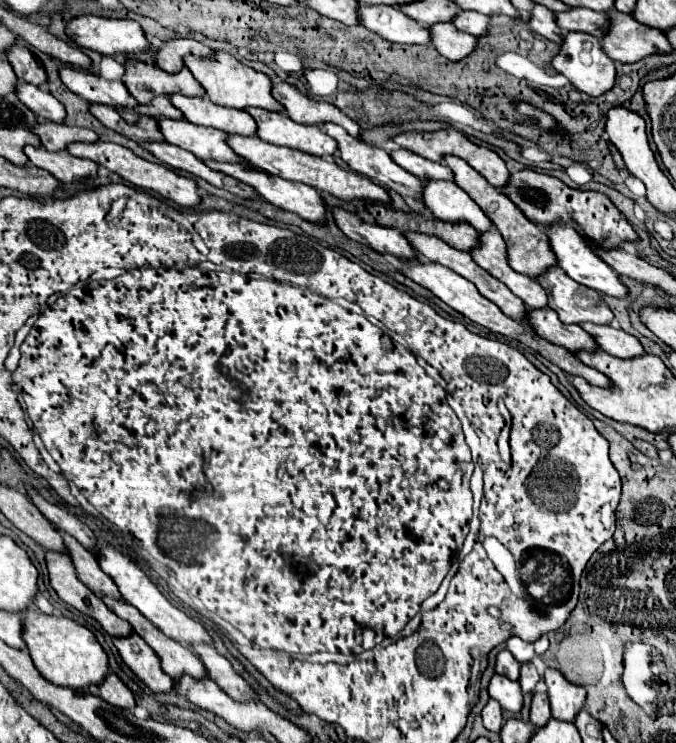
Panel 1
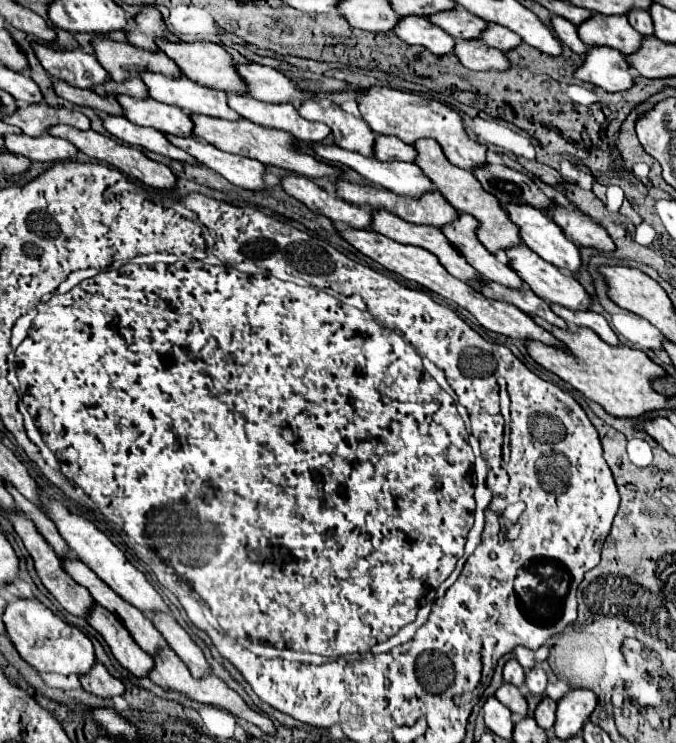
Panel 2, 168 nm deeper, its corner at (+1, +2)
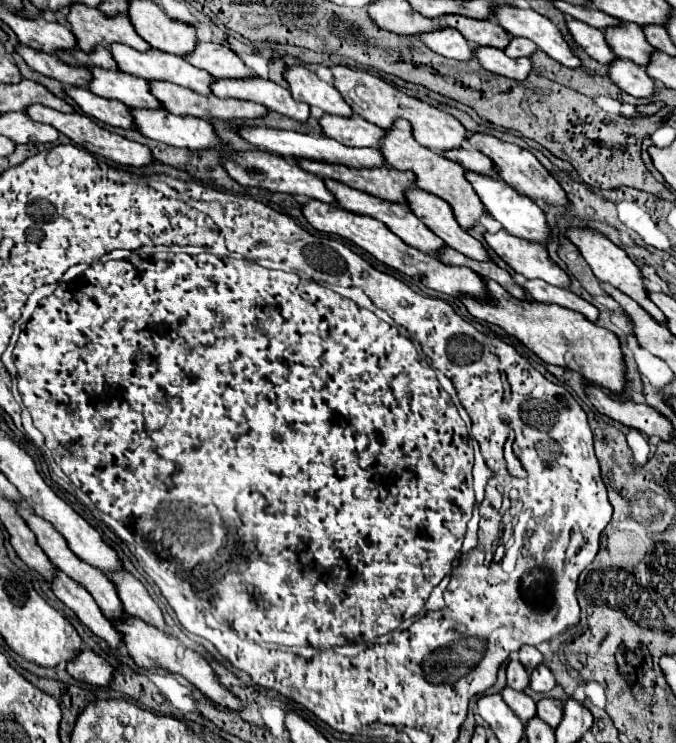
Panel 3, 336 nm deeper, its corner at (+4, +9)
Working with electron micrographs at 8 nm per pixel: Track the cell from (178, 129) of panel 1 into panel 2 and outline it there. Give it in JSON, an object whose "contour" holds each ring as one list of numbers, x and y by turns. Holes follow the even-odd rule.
{"contour":[[119,95,117,101,125,109,125,117,137,125,153,127,165,135,195,137,191,117,173,105,163,105,153,99,133,99,127,95]]}

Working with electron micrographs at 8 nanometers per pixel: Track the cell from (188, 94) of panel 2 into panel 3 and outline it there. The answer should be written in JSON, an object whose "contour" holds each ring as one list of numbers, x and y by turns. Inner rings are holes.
{"contour":[[110,44,110,52,118,68,128,70,128,74,136,74,144,80,166,80,196,90,198,94,210,94,214,78,208,72,184,62,182,56,160,52,156,48,138,52,126,44]]}

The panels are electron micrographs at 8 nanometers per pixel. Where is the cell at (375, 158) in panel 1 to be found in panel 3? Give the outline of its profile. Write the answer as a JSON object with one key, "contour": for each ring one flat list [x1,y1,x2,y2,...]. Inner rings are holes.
{"contour":[[288,64,284,70,284,80,290,86,290,92,296,100,306,102,308,106,318,106,326,114,352,116,352,108,344,102,340,92,322,82,312,70,302,64]]}

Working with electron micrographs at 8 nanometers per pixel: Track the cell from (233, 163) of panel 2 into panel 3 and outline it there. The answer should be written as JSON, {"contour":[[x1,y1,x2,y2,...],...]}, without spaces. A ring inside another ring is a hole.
{"contour":[[130,108,134,130,142,136,164,142,178,148,212,148,214,144,220,144,220,138,216,136,214,128,194,116,176,116,166,110,146,110,146,108]]}

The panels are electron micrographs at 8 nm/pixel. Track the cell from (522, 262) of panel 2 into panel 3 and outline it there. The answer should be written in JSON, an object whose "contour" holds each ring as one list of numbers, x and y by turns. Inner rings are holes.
{"contour":[[504,228,496,234,484,234,486,244,516,272,524,278,540,278,552,286,566,288,570,284,568,274,548,256,540,242,528,242,508,234]]}

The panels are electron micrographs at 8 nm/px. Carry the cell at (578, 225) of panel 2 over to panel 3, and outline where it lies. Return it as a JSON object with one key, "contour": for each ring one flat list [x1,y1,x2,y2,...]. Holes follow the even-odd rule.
{"contour":[[470,134,468,138,468,144,470,146,476,146,482,154,486,154,496,170,500,170,500,176,504,178,504,182,508,182,512,188,516,188,520,194,526,194,528,198,532,200,540,200,544,204,550,204,550,206,568,206,568,198,562,190,562,186,556,182,556,178,536,160,536,156,516,144,510,144,510,142,502,142,498,140,496,136,490,136,490,134]]}

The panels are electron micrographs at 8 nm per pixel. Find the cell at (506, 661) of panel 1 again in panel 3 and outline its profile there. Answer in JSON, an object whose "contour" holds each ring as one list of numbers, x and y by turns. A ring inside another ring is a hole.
{"contour":[[514,658,508,668,506,668,506,674,508,674,508,686,514,688,514,690,526,690,528,684,530,684,530,676,526,672,524,666,520,666,520,662]]}

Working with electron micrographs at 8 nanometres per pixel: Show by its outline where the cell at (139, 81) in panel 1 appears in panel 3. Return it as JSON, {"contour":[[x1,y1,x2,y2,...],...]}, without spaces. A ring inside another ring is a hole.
{"contour":[[72,4,68,8,66,16,72,34,76,36,78,48,88,52,96,42,110,46,112,42,128,44,136,50,148,50,148,42,144,42,134,30,132,24,128,22,126,14,118,14,114,18,106,16,104,12,84,6,84,4]]}

